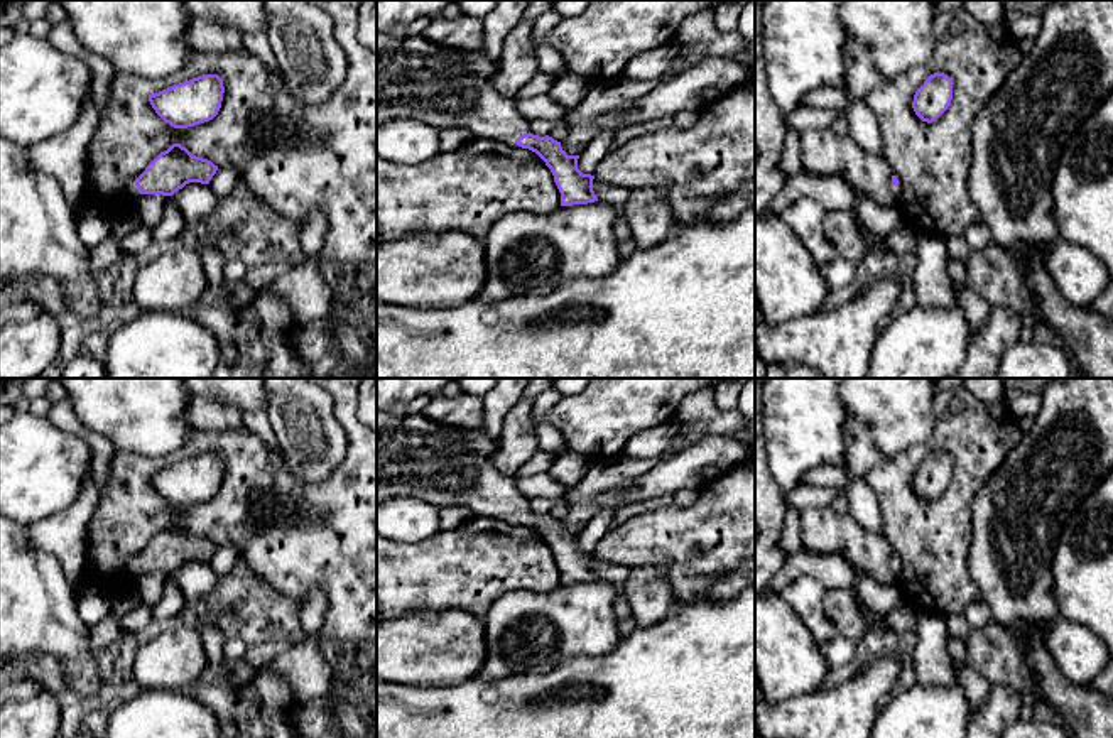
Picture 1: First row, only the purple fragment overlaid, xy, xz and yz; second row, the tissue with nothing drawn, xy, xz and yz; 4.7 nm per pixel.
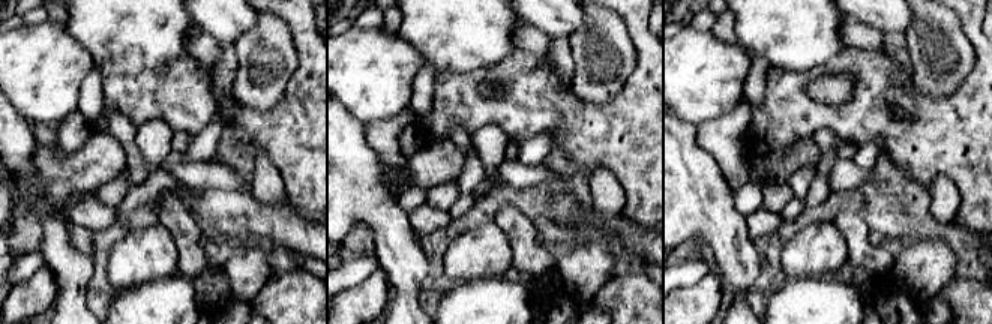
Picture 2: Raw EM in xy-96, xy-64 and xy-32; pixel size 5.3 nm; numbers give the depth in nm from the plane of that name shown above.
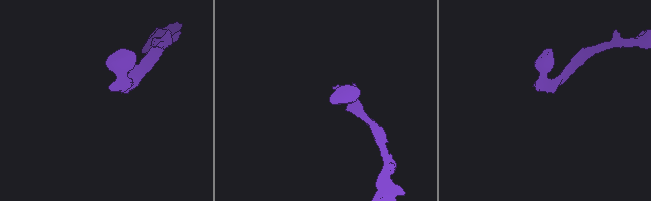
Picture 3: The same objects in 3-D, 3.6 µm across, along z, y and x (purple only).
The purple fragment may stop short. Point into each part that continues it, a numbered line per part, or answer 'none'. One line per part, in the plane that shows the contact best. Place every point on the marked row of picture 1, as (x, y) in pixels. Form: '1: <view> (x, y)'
1: xz (443, 86)

